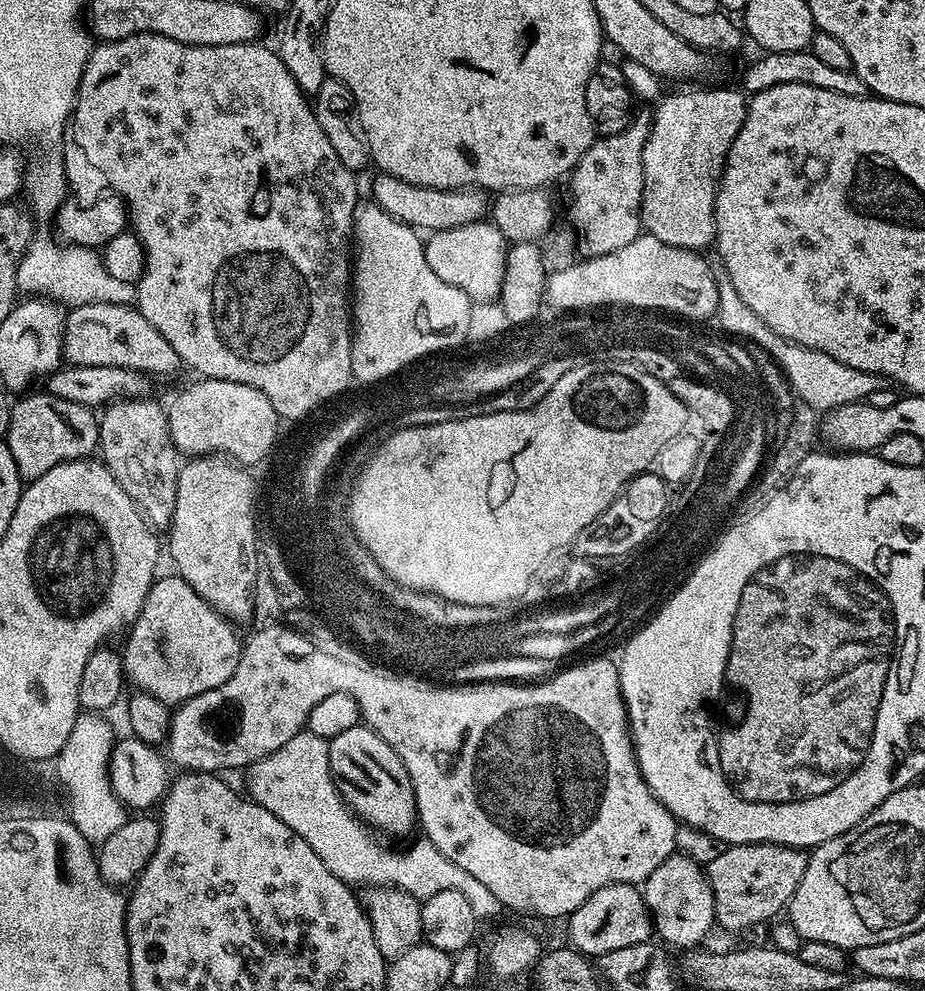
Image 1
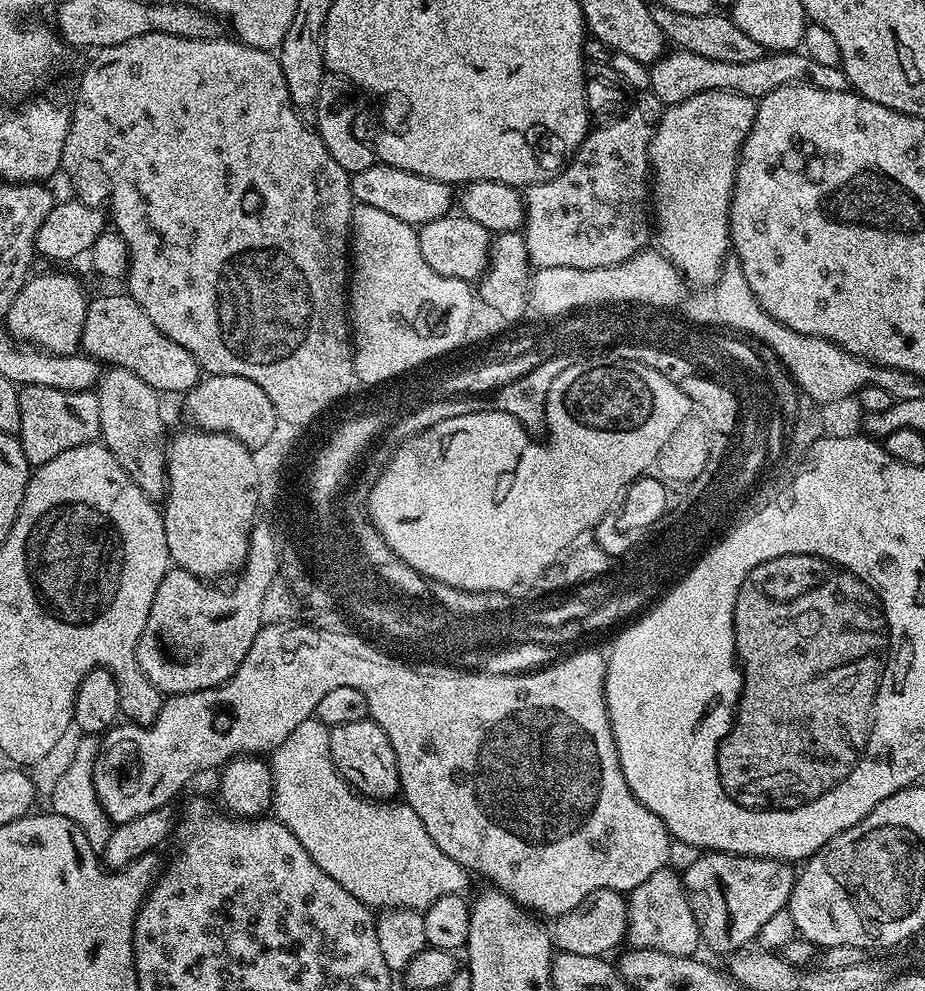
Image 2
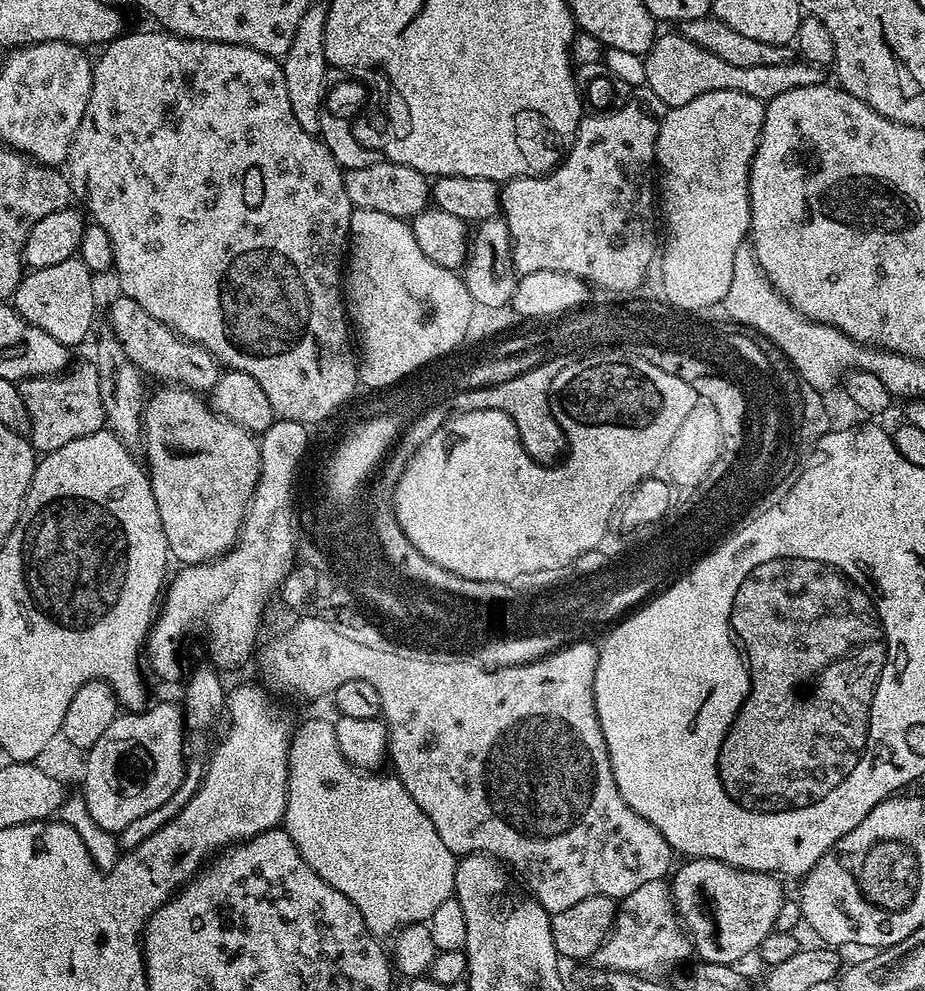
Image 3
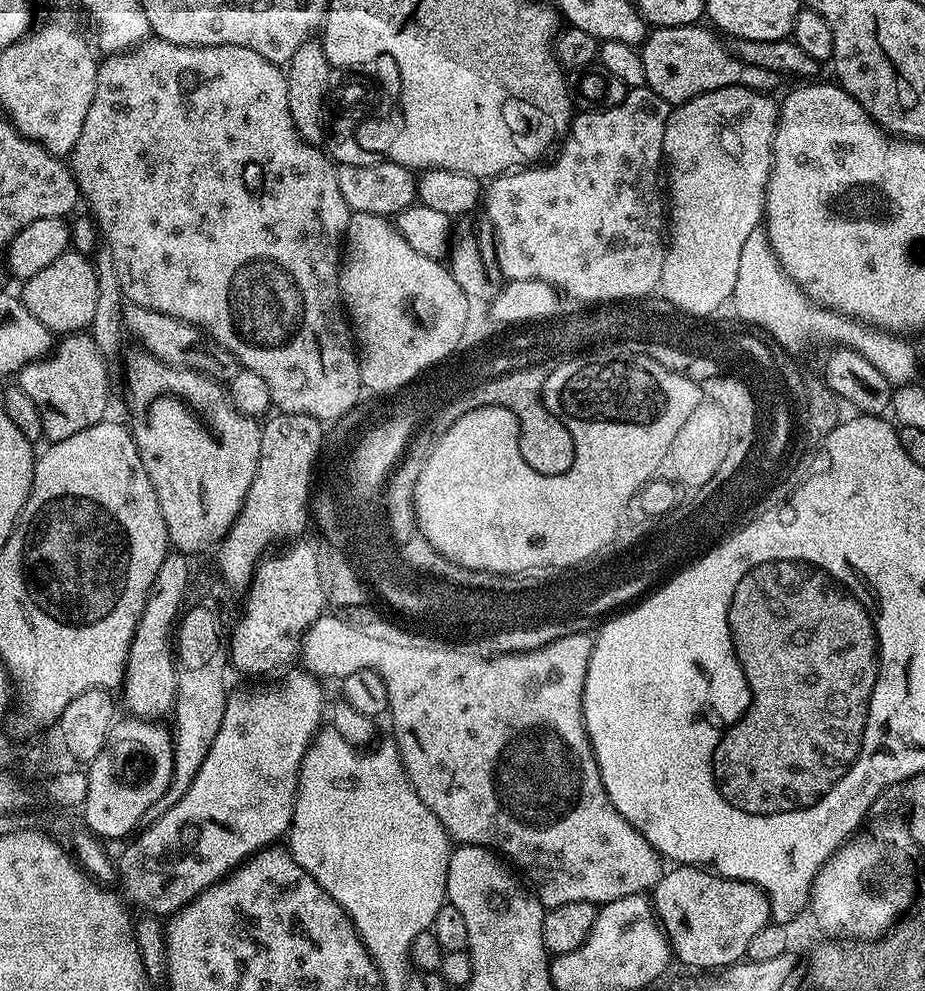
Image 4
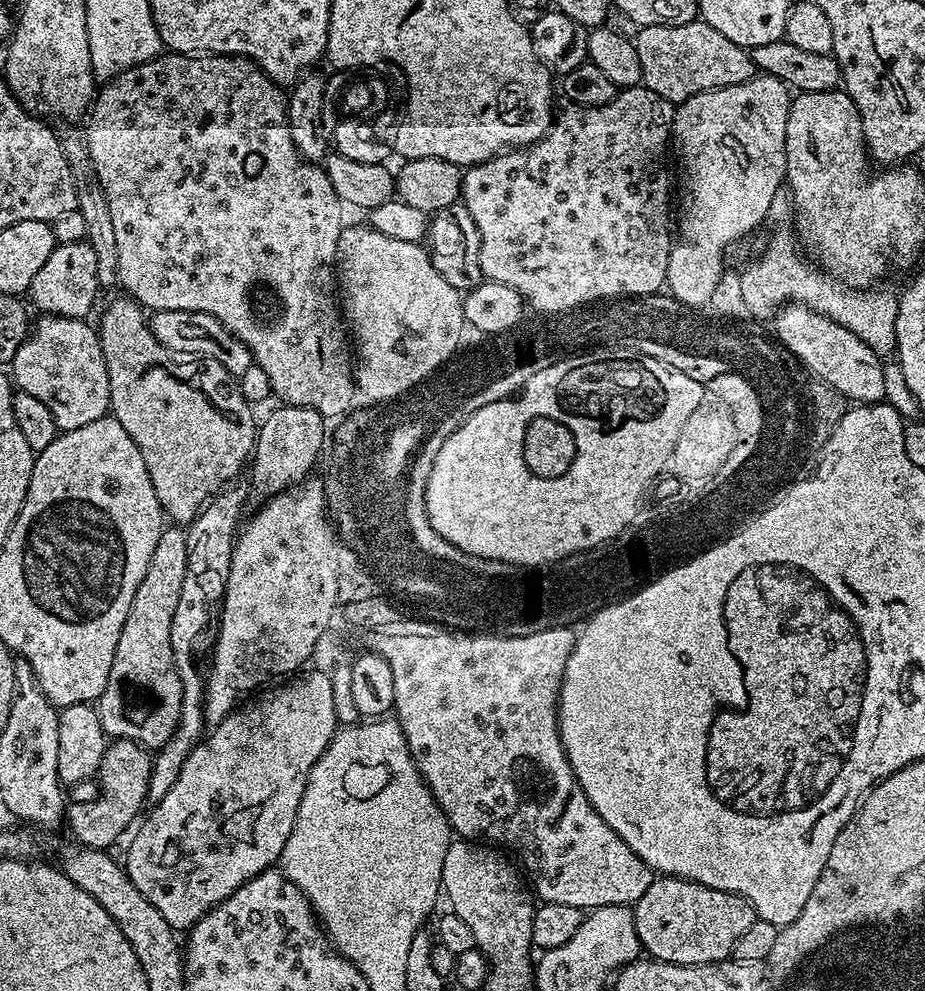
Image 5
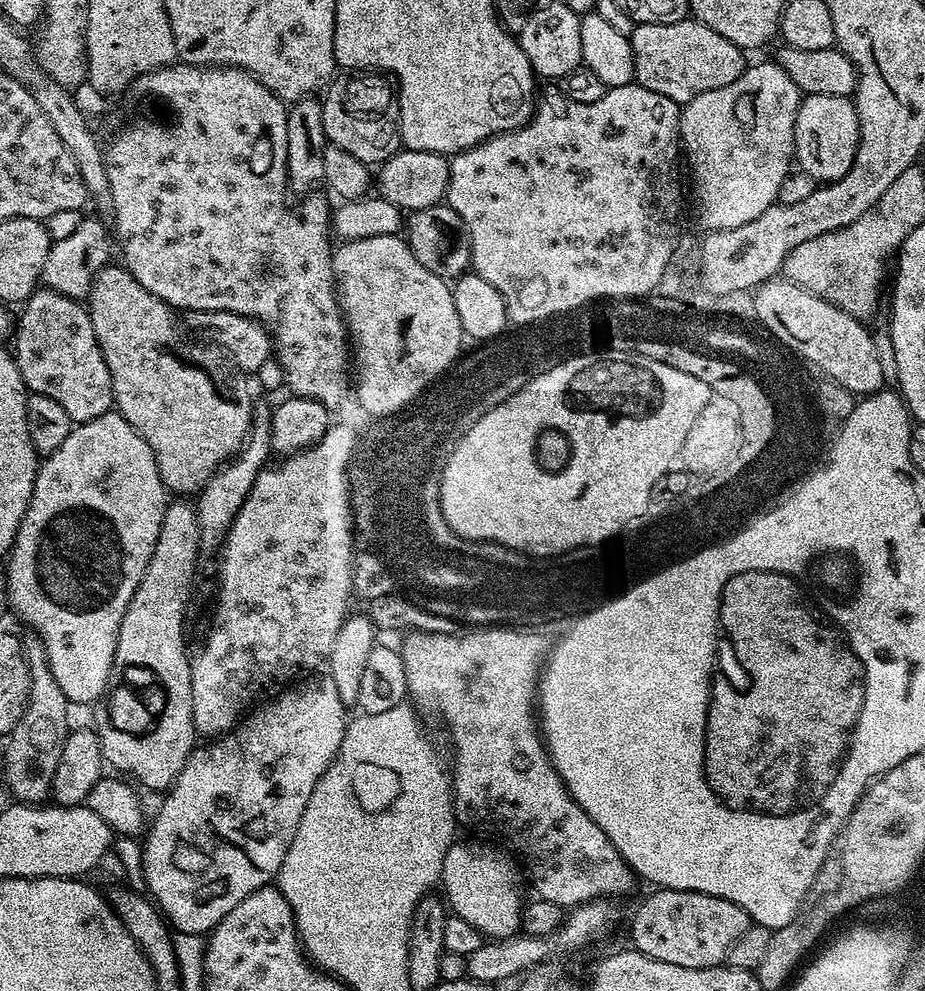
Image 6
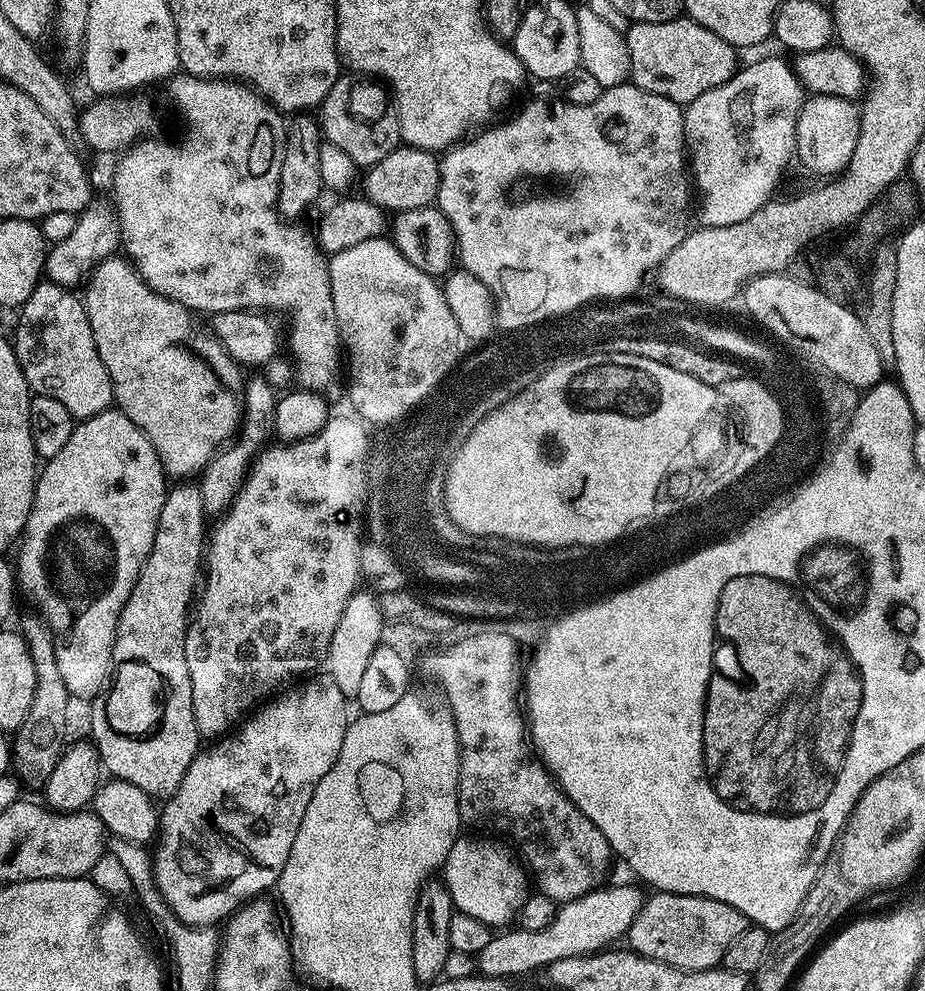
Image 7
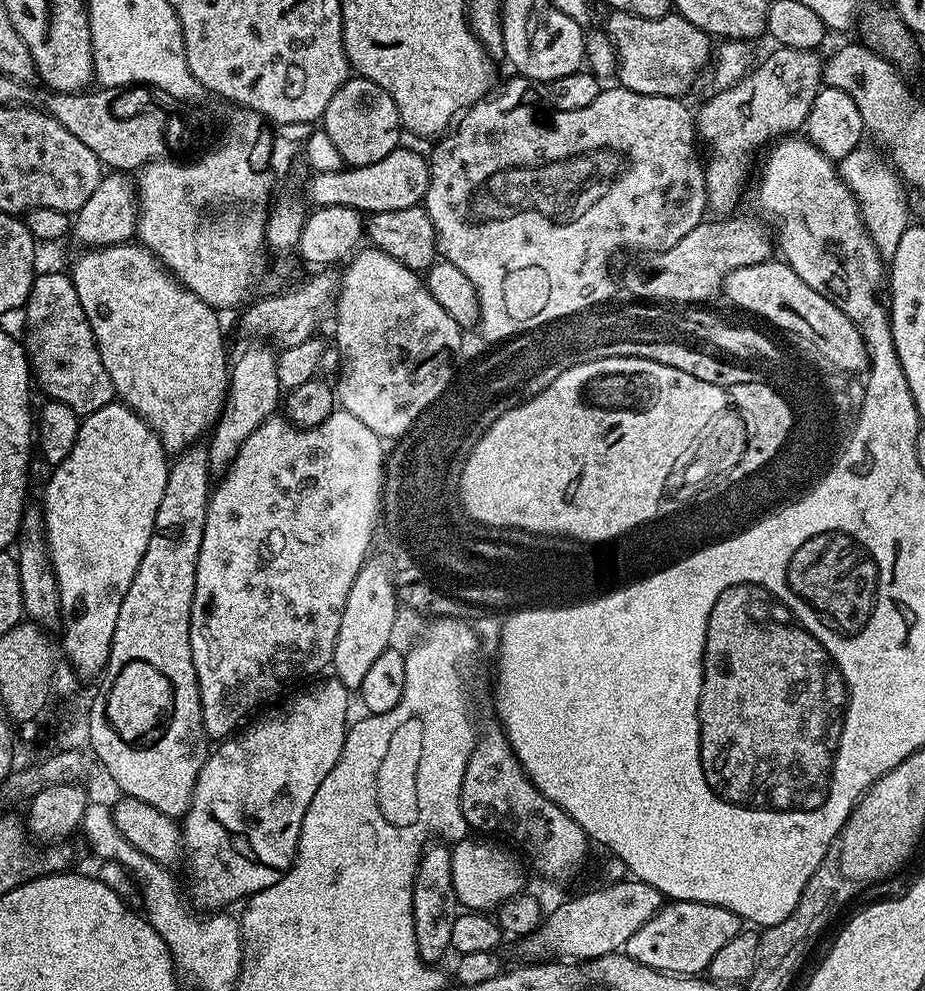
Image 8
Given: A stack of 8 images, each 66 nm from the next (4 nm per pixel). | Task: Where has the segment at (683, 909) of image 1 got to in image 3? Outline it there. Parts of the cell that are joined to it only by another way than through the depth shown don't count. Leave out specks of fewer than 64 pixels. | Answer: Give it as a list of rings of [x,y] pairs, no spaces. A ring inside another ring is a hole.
[[[664,880],[646,882],[646,886],[638,886],[634,894],[623,897],[619,901],[616,917],[611,930],[606,938],[598,946],[594,960],[601,968],[618,970],[635,974],[652,974],[655,968],[664,968],[667,964],[676,964],[689,955],[693,955],[694,949],[691,939],[686,935],[682,927],[682,921],[676,914],[676,908],[672,905],[672,889]]]

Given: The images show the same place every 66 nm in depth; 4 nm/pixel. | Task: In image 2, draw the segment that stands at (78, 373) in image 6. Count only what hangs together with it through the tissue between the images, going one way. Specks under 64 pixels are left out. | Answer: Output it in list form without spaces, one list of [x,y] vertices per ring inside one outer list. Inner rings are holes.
[[[25,384],[19,389],[20,431],[18,439],[29,465],[39,466],[58,458],[74,446],[93,443],[100,434],[98,398],[95,391],[67,392],[50,386]]]

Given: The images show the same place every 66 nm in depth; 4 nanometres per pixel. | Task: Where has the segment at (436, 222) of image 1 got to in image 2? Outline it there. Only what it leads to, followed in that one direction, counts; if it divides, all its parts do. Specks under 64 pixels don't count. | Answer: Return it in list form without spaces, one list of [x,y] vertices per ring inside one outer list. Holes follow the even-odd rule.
[[[377,162],[370,166],[370,170],[362,170],[362,174],[351,177],[352,198],[356,204],[375,206],[377,210],[402,218],[402,222],[413,226],[434,222],[449,215],[454,208],[453,185],[443,184],[434,178],[422,178],[422,174],[414,174],[410,170],[398,170],[398,166]]]

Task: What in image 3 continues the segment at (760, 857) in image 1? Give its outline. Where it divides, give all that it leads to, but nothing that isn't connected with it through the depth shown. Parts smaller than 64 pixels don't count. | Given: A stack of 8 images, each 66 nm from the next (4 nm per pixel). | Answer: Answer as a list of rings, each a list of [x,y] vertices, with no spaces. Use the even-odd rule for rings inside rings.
[[[688,858],[683,863],[670,876],[672,905],[691,939],[695,955],[706,963],[729,965],[735,965],[736,960],[751,952],[753,955],[762,938],[777,927],[776,919],[784,904],[781,881],[771,872],[731,868],[714,858]]]

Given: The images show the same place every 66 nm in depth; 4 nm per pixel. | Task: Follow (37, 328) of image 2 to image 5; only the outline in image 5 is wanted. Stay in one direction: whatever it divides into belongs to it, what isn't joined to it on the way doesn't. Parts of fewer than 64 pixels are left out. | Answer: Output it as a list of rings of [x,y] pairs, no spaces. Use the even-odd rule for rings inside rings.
[[[84,240],[57,244],[55,250],[46,258],[42,270],[34,274],[34,282],[30,289],[30,297],[41,309],[41,313],[49,316],[69,316],[84,318],[96,304],[96,292],[101,291],[98,282],[98,257]]]

